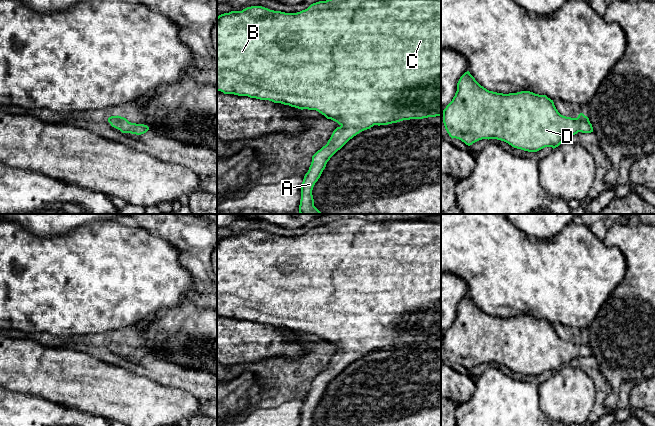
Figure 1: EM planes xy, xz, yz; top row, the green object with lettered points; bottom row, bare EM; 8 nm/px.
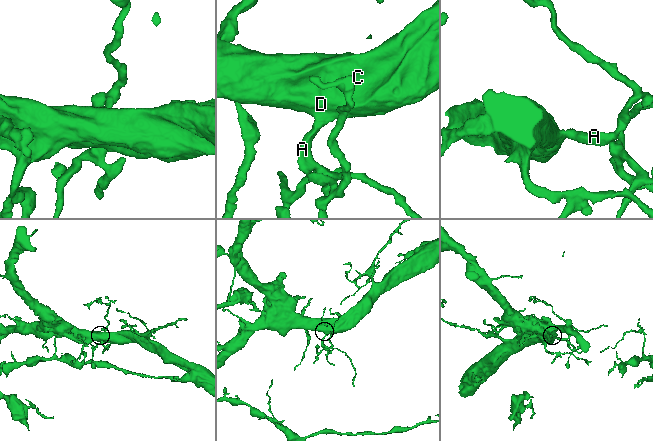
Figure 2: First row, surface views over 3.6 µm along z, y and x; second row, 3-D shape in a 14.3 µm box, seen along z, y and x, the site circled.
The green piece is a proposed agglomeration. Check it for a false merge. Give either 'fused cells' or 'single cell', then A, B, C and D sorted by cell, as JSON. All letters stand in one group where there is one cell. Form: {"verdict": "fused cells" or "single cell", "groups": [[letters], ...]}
{"verdict": "single cell", "groups": [["A", "B", "C", "D"]]}

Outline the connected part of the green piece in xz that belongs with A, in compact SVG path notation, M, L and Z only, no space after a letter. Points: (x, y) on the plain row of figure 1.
M346 218L313 227L307 233L297 237L285 237L262 230L251 230L242 235L221 238L217 241L217 315L224 318L269 324L301 334L316 334L327 343L340 349L333 355L327 368L312 380L311 389L301 408L300 426L314 426L312 414L327 386L354 360L374 349L388 349L403 344L441 340L441 222L419 220L370 222L358 218Z

